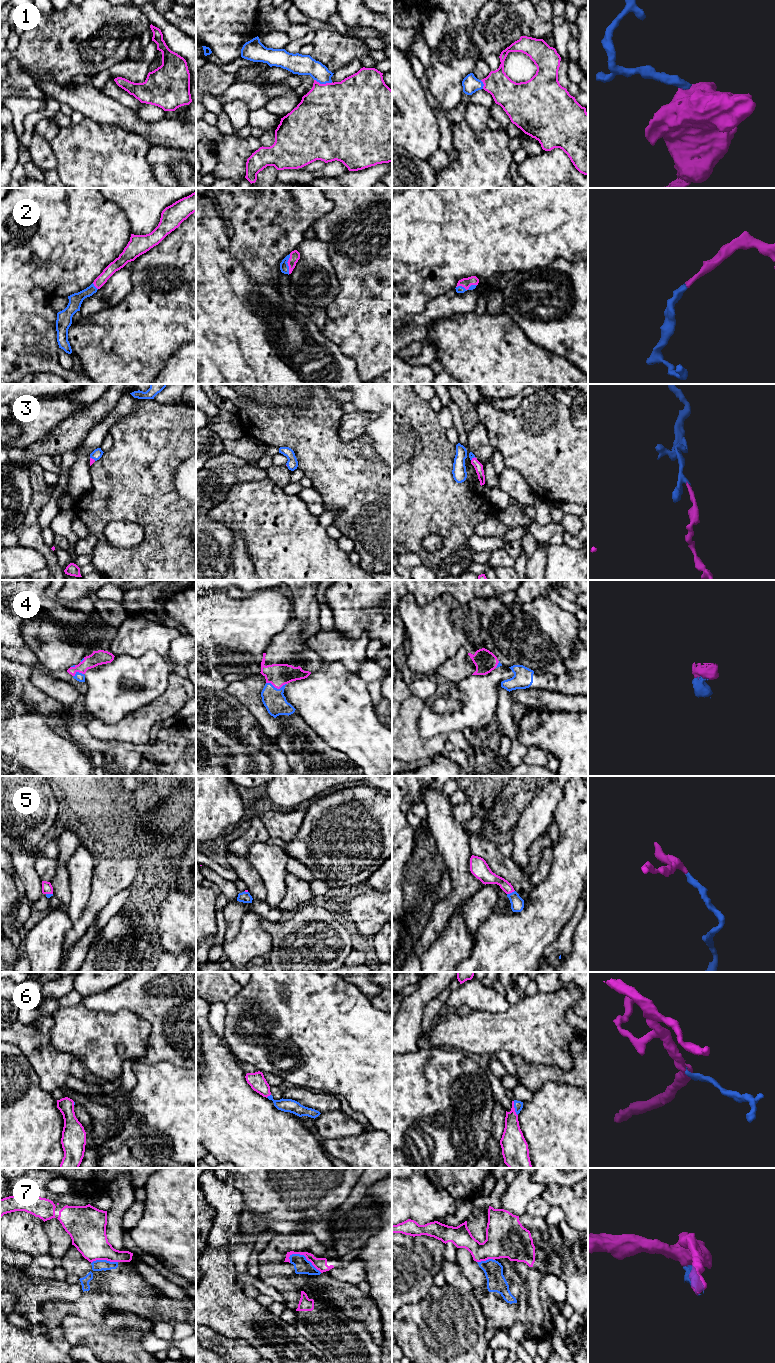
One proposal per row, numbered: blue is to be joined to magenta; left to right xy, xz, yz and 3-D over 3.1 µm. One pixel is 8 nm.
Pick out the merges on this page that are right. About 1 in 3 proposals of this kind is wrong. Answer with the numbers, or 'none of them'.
1, 2, 3, 4, 5, 6

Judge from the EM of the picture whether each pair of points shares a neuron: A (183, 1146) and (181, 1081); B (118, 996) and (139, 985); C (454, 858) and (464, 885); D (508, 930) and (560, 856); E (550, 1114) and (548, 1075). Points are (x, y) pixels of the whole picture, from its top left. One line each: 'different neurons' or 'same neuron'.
A: same neuron
B: same neuron
C: same neuron
D: same neuron
E: different neurons

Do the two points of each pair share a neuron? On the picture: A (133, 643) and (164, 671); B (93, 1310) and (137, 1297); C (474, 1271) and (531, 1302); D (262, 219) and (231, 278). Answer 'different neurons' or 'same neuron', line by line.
A: different neurons
B: same neuron
C: same neuron
D: different neurons

